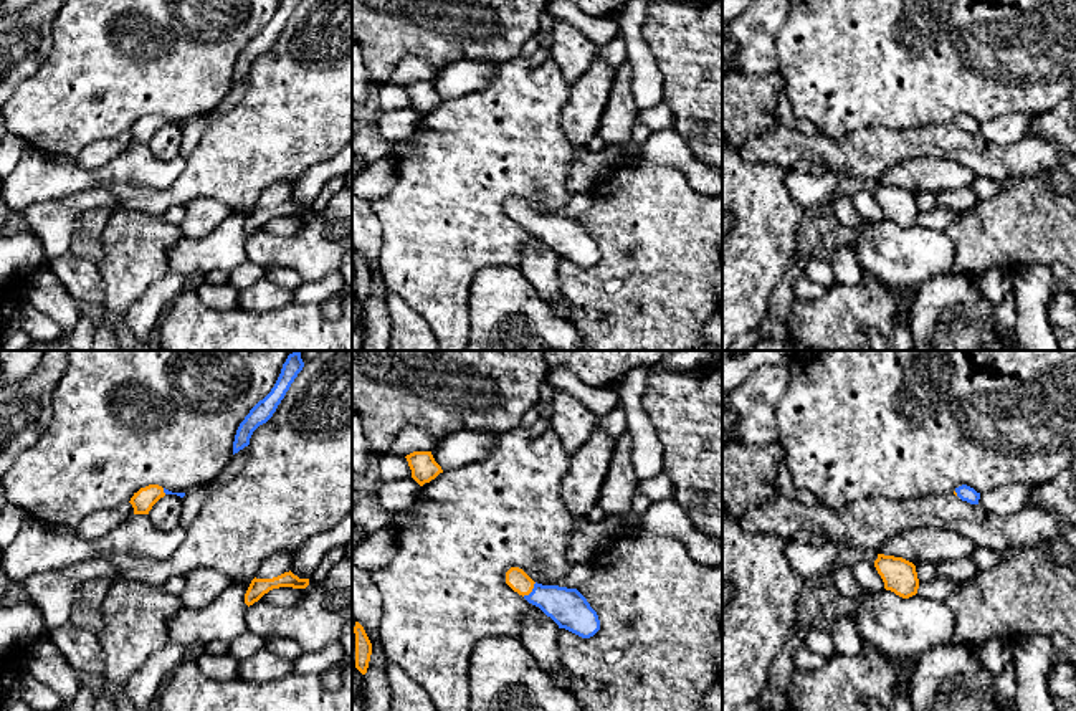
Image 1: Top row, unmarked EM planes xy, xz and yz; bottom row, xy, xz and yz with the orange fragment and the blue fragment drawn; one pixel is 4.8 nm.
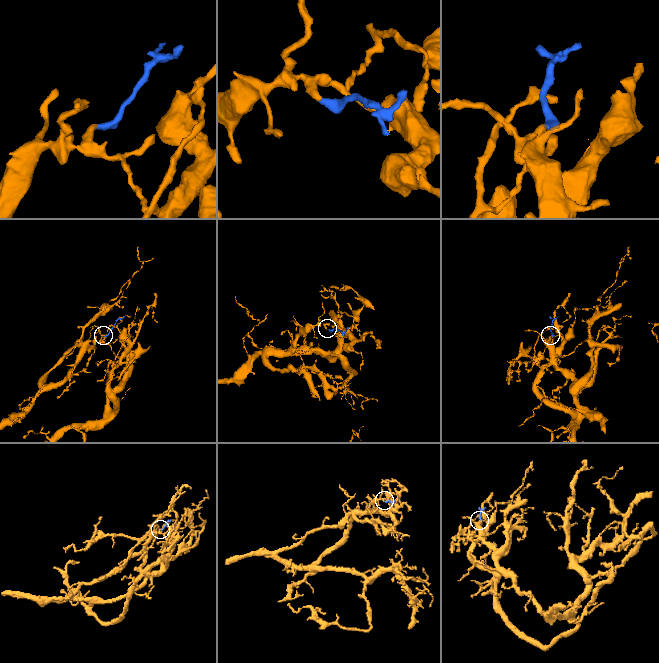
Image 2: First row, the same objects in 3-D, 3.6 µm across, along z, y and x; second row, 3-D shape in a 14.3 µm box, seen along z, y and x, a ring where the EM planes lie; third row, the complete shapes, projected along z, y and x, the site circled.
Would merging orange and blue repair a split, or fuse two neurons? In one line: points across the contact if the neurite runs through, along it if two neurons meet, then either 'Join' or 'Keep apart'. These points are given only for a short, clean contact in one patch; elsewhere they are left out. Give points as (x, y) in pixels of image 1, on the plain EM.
Path across: xz (516, 209), (531, 220), (569, 238). Join

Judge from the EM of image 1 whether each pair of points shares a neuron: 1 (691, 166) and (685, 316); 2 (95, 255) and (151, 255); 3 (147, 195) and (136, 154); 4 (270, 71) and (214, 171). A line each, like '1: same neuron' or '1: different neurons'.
1: different neurons
2: different neurons
3: different neurons
4: same neuron

